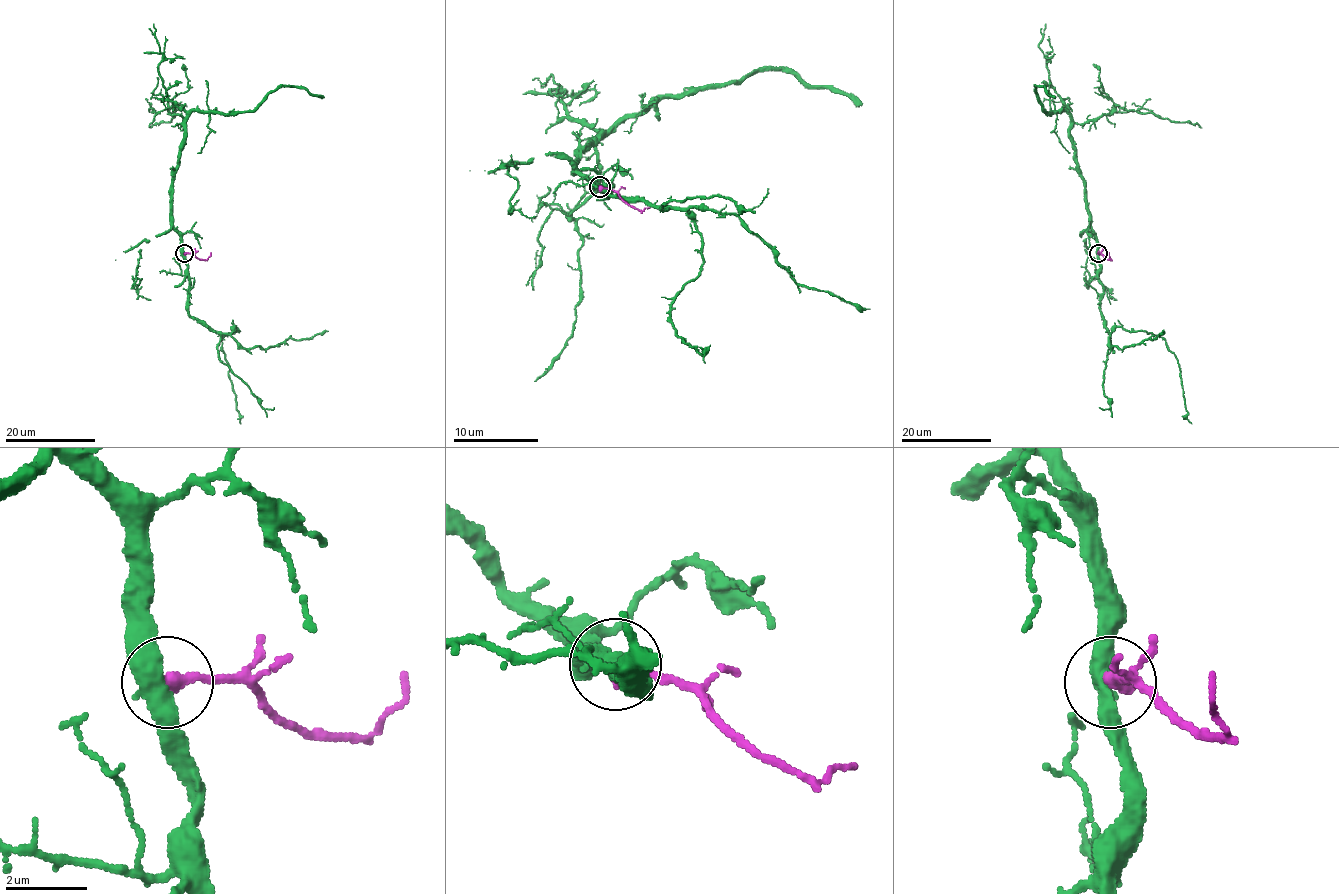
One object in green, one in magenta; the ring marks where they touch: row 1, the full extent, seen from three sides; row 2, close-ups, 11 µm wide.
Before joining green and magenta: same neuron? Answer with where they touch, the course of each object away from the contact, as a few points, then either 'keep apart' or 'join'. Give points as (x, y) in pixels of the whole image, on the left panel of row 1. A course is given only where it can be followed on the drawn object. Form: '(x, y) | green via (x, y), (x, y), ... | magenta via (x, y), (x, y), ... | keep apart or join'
(184, 253) | green via (183, 253), (173, 226), (172, 181), (186, 118), (192, 111), (251, 111), (281, 87), (323, 97) | magenta via (184, 253), (206, 260), (210, 252) | keep apart

